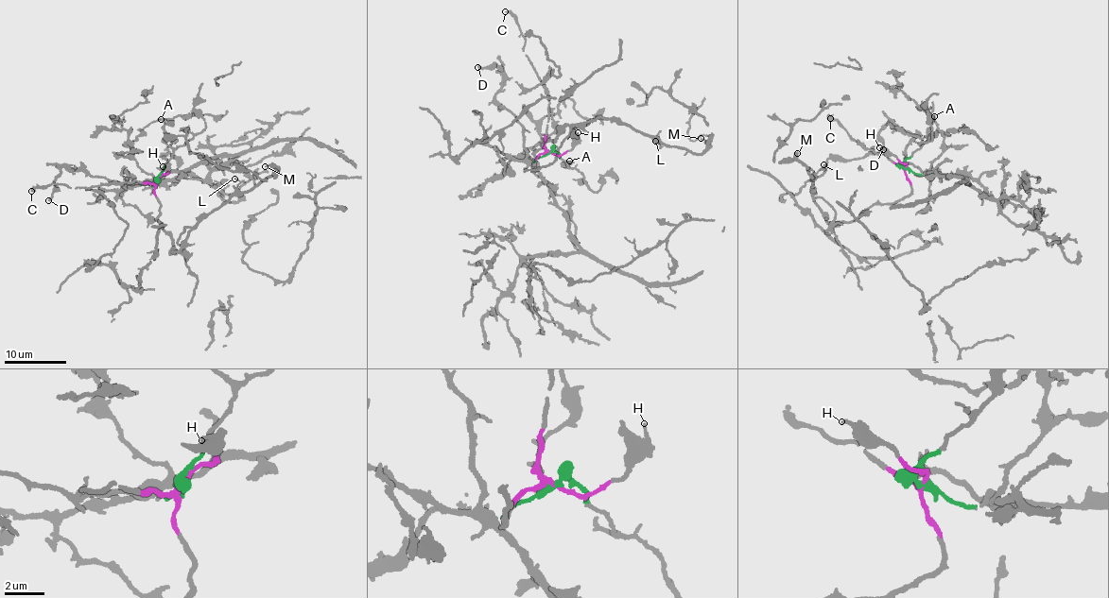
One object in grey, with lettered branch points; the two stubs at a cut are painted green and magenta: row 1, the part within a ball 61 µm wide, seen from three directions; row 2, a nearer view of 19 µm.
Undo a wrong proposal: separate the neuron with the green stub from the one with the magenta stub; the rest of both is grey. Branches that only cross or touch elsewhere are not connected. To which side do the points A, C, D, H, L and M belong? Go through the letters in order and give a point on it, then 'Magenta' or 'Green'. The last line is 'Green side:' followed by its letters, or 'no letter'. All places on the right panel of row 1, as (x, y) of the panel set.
A: Place: (934, 116). Green
C: Place: (830, 118). Magenta
D: Place: (883, 149). Green
H: Place: (879, 147). Magenta
L: Place: (823, 164). Magenta
M: Place: (797, 153). Magenta
Green side: A, D

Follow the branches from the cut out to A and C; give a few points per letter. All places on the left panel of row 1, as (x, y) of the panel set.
A: (157, 180), (173, 155), (160, 119)
C: (157, 180), (144, 184), (134, 179), (120, 184), (71, 187), (60, 184), (38, 186), (30, 191)

